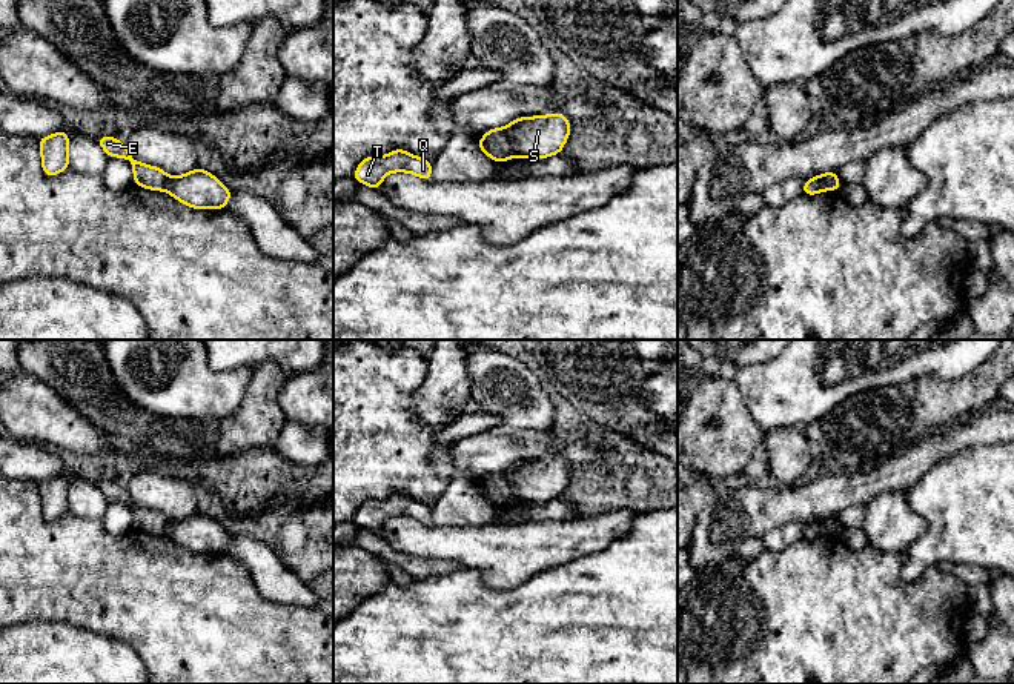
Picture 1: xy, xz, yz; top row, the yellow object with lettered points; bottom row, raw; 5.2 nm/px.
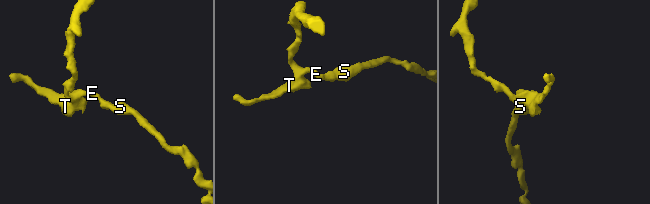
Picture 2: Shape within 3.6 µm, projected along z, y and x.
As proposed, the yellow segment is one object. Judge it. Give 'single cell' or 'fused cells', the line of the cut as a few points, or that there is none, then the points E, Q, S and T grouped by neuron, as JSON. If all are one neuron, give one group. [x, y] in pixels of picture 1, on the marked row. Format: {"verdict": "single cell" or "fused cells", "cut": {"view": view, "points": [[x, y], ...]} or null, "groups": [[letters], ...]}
{"verdict": "fused cells", "cut": {"view": "xz", "points": [[503, 128], [515, 156]]}, "groups": [["E", "Q", "T"], ["S"]]}

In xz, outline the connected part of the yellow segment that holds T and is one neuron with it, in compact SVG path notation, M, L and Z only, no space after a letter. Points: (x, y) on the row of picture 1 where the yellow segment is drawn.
M393 149L384 157L370 155L364 158L352 177L378 191L383 178L392 172L409 172L422 180L432 180L432 163L404 149Z

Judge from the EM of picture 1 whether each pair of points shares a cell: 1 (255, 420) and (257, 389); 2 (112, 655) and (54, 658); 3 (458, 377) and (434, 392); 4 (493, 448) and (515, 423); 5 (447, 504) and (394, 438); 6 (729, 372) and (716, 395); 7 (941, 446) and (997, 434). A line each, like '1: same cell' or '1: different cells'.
1: same cell
2: same cell
3: same cell
4: different cells
5: different cells
6: different cells
7: same cell

